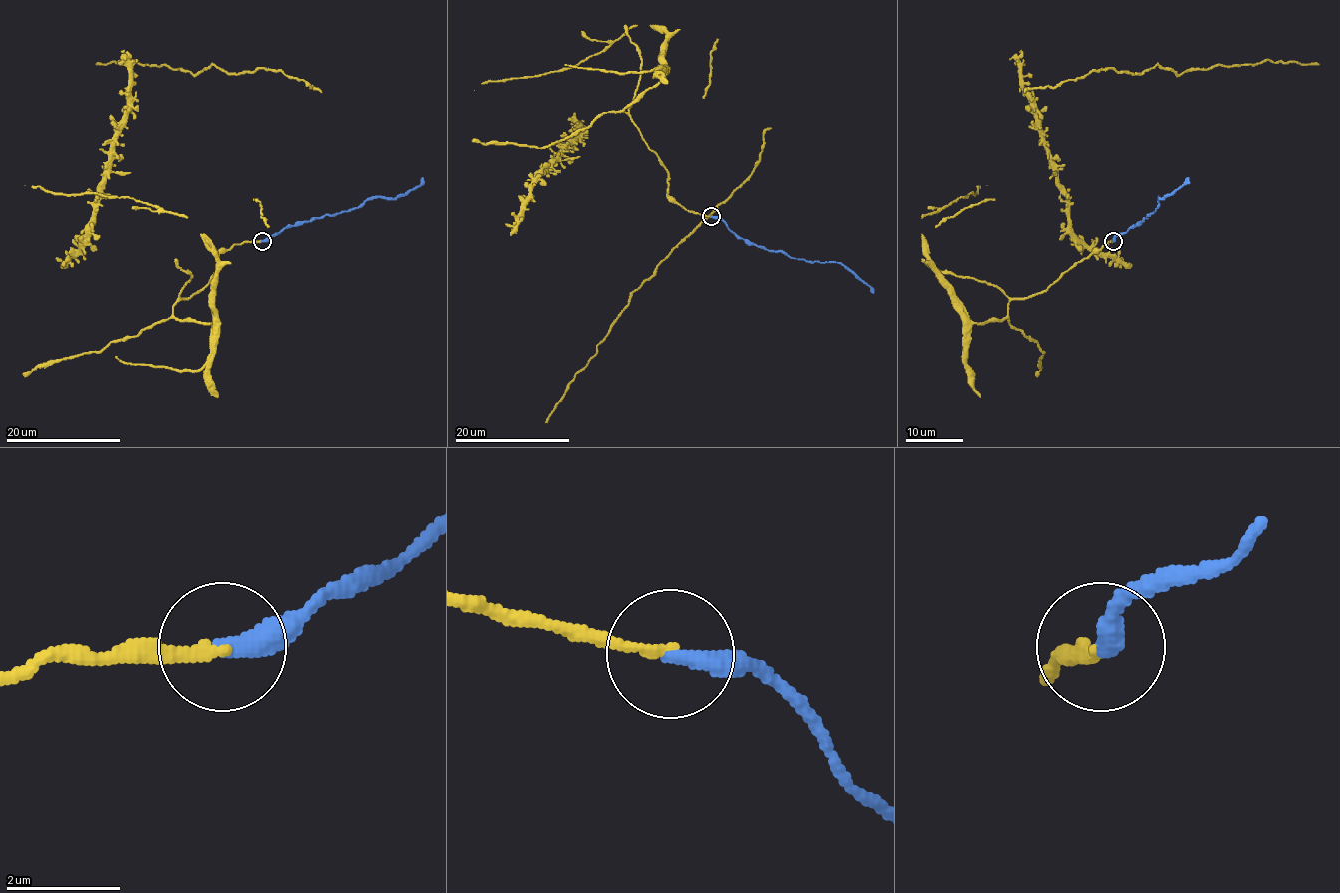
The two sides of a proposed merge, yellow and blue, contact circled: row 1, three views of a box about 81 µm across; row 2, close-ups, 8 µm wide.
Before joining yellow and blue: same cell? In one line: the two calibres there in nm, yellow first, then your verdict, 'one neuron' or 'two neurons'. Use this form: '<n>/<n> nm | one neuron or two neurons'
200/360 nm | one neuron

